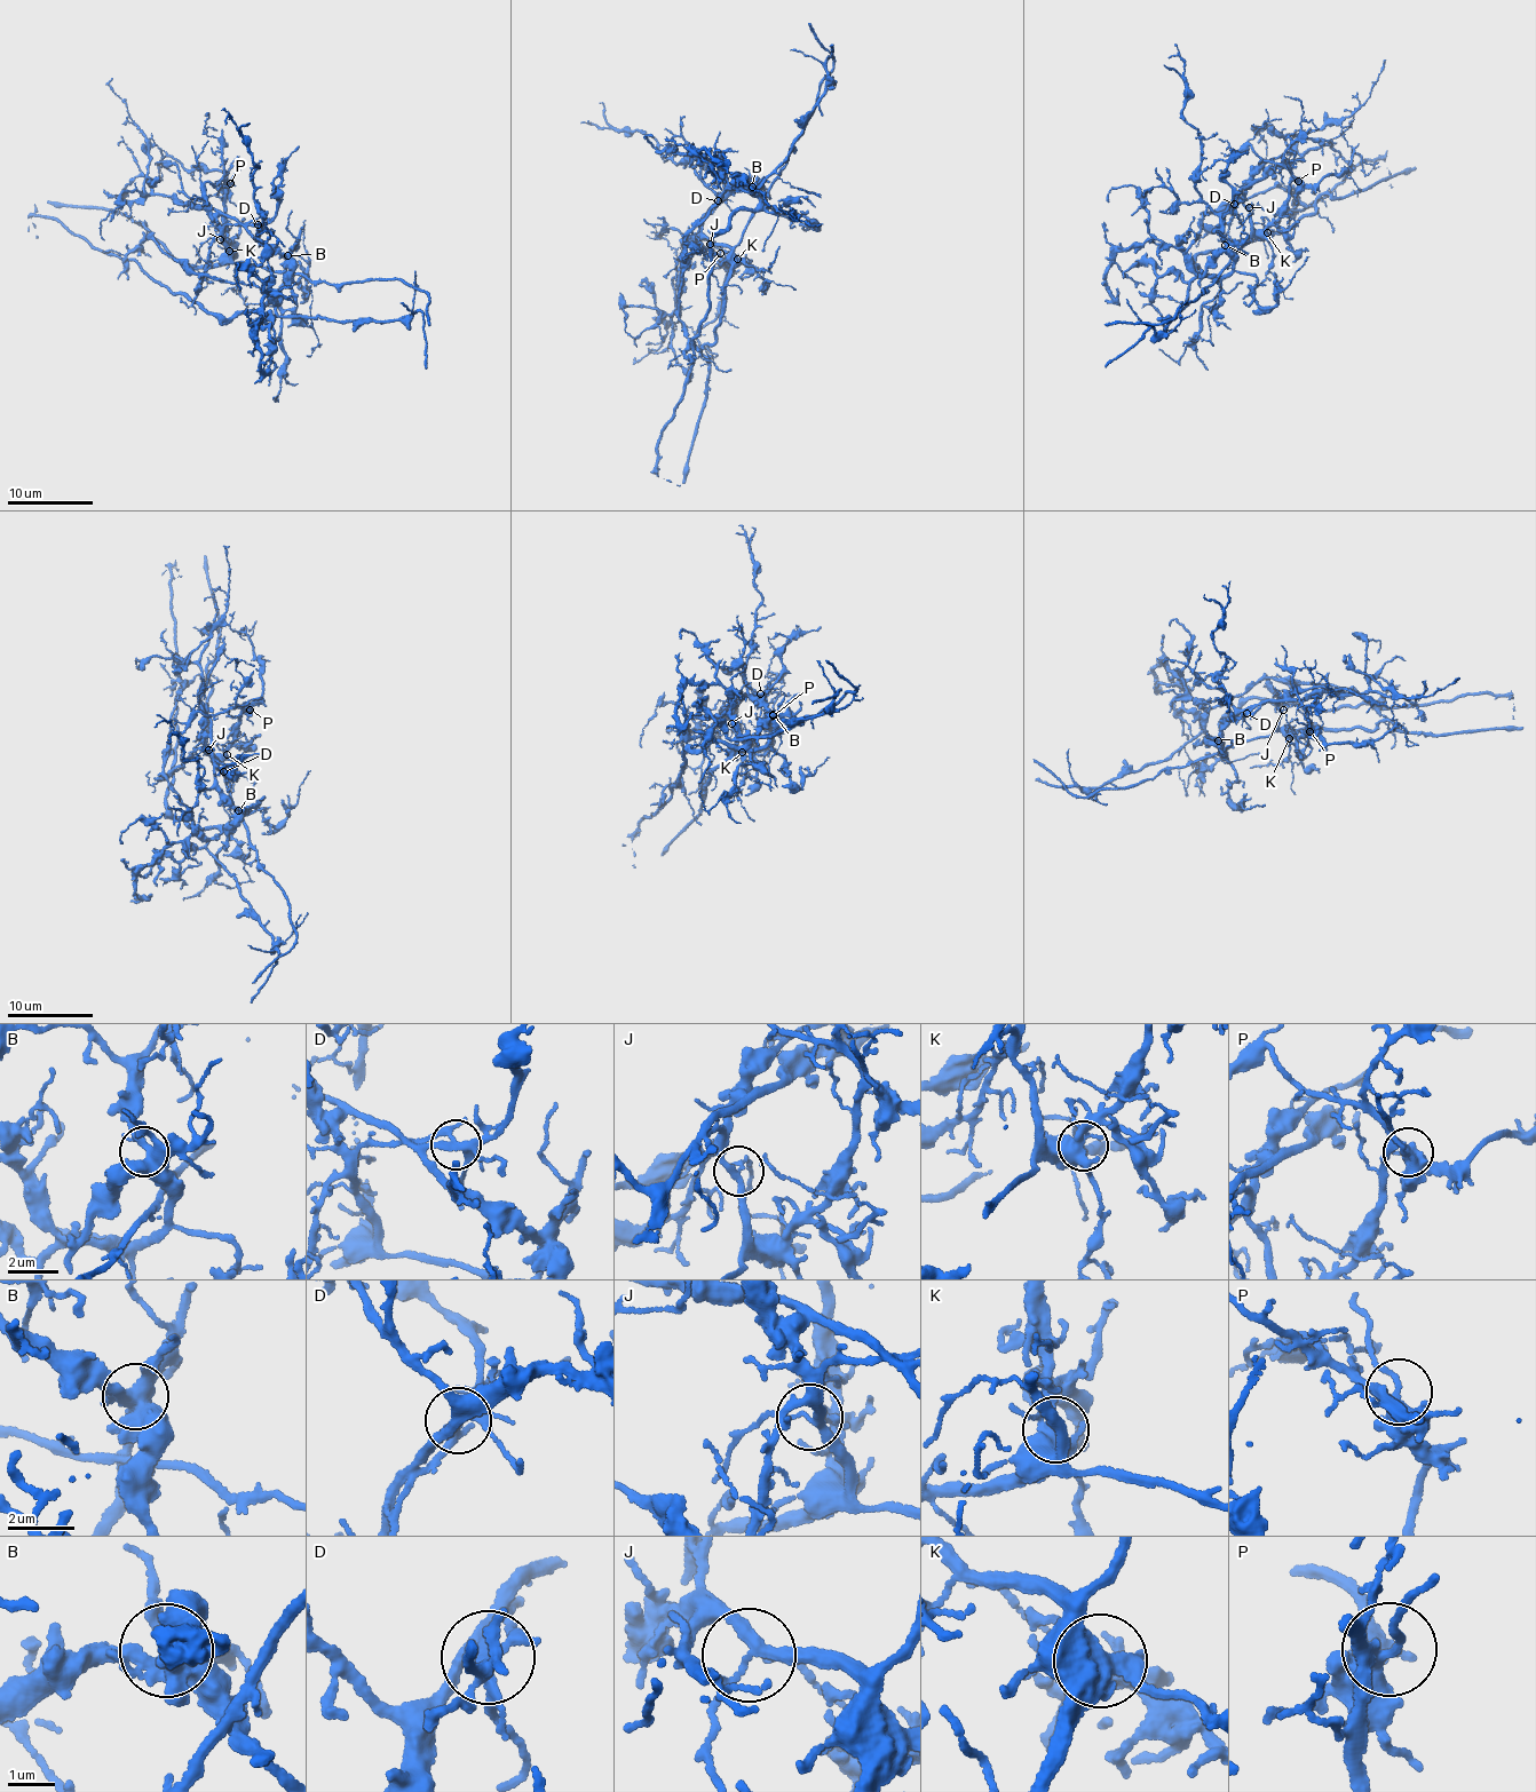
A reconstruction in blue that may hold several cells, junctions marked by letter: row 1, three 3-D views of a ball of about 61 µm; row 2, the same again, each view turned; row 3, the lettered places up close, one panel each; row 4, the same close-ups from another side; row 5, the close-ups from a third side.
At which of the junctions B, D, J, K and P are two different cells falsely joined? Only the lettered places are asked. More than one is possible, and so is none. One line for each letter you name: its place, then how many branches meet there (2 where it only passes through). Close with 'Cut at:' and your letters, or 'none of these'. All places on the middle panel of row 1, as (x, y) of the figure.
D: place (718, 200); branches 7
Cut at: D

